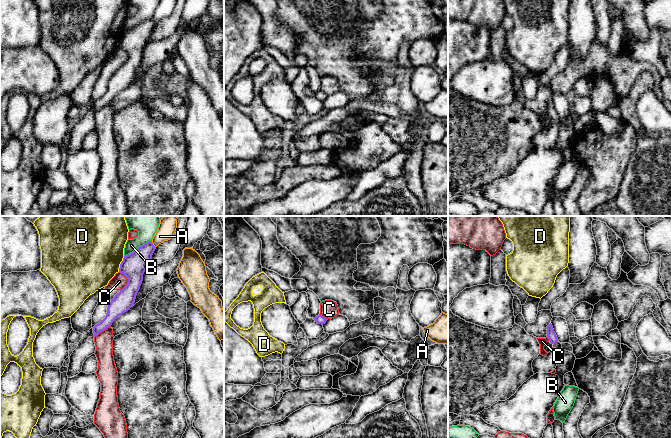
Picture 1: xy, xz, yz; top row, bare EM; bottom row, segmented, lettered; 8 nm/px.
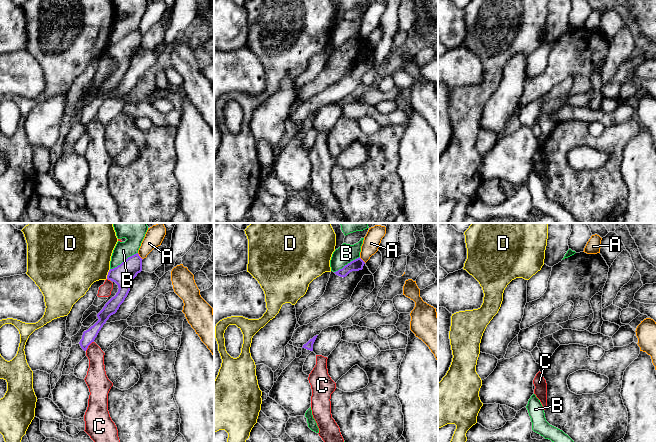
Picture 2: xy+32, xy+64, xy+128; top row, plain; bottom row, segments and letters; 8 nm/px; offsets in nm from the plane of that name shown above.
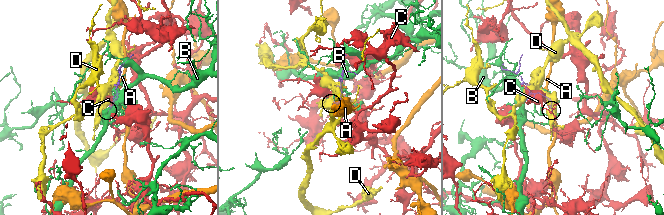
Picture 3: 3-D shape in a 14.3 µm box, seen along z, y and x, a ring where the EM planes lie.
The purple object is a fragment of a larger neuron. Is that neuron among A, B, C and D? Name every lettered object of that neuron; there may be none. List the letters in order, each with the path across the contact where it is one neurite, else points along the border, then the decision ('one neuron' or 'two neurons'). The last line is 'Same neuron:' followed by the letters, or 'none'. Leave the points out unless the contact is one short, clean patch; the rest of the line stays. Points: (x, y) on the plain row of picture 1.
A: border xy (151, 17), (155, 23); two neurons
B: two neurons
C: two neurons
D: two neurons
Same neuron: none

